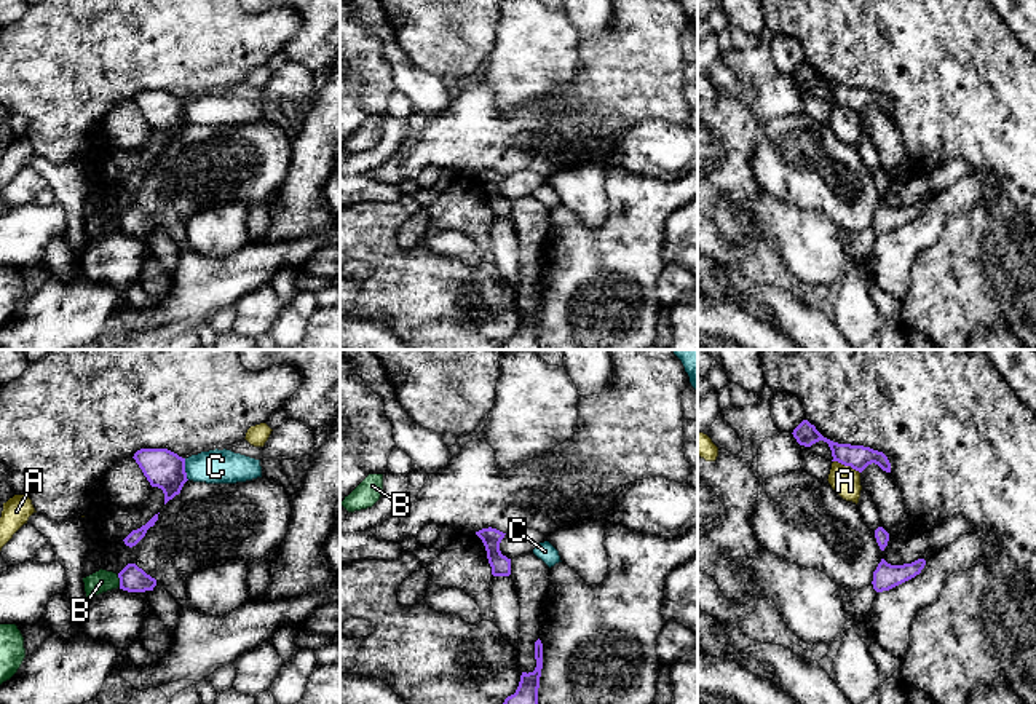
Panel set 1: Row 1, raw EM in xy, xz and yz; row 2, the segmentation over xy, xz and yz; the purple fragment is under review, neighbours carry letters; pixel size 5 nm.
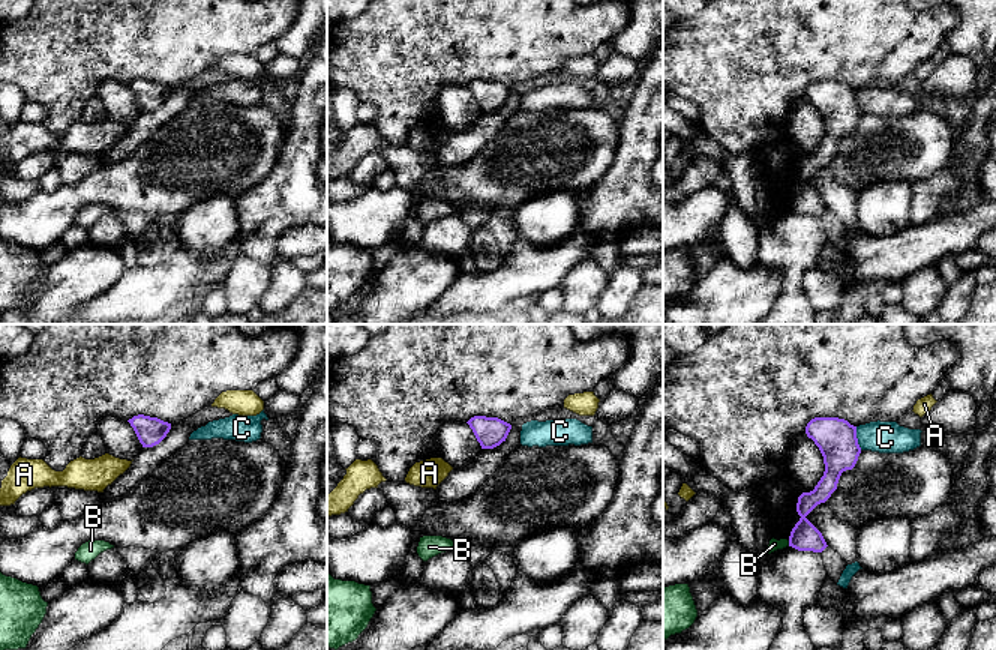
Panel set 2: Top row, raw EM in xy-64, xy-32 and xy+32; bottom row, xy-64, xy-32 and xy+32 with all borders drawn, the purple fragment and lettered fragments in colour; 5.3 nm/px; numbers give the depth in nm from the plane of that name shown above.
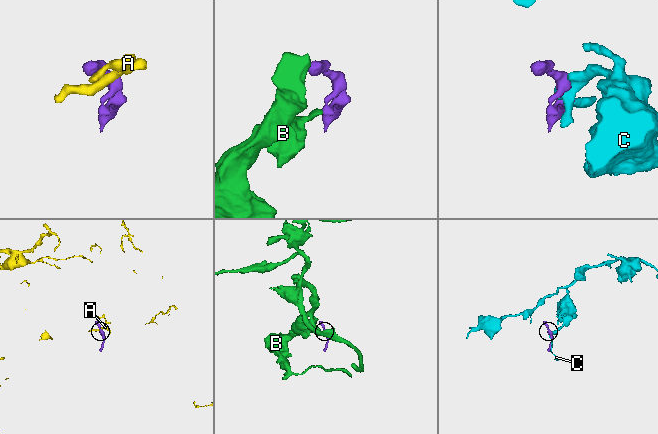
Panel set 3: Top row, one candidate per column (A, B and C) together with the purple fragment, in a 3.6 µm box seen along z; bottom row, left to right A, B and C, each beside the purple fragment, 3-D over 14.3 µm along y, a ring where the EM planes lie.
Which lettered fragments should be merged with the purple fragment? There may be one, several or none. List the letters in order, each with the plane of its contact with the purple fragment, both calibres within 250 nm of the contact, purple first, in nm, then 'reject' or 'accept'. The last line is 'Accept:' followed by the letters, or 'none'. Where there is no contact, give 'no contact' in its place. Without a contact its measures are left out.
A: contact in yz; calibres 120 and 150 nm; reject
B: contact in xy; calibres 130 and 110 nm; reject
C: contact in xy; calibres 190 and 180 nm; reject
Accept: none

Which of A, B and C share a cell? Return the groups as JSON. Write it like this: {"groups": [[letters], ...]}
{"groups": [["A"], ["B"], ["C"]]}

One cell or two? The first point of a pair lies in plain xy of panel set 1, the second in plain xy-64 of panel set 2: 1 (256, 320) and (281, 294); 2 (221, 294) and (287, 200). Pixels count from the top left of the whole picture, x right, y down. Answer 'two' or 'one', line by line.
1: two
2: two

